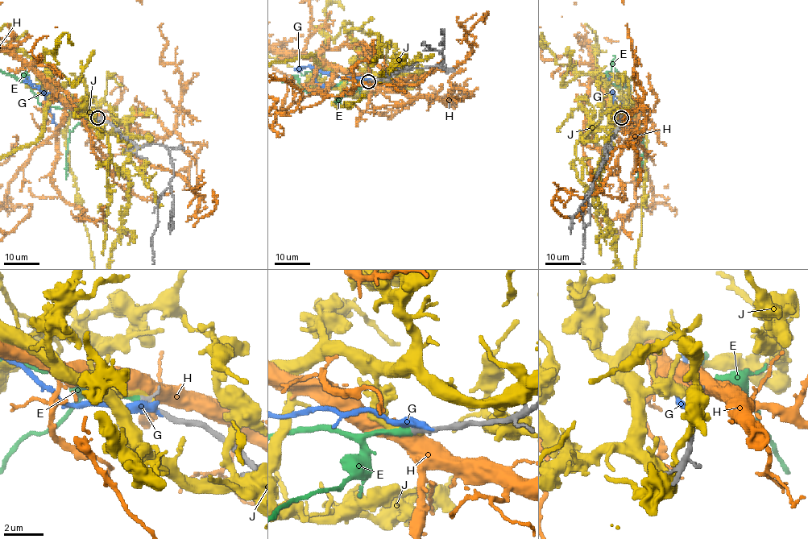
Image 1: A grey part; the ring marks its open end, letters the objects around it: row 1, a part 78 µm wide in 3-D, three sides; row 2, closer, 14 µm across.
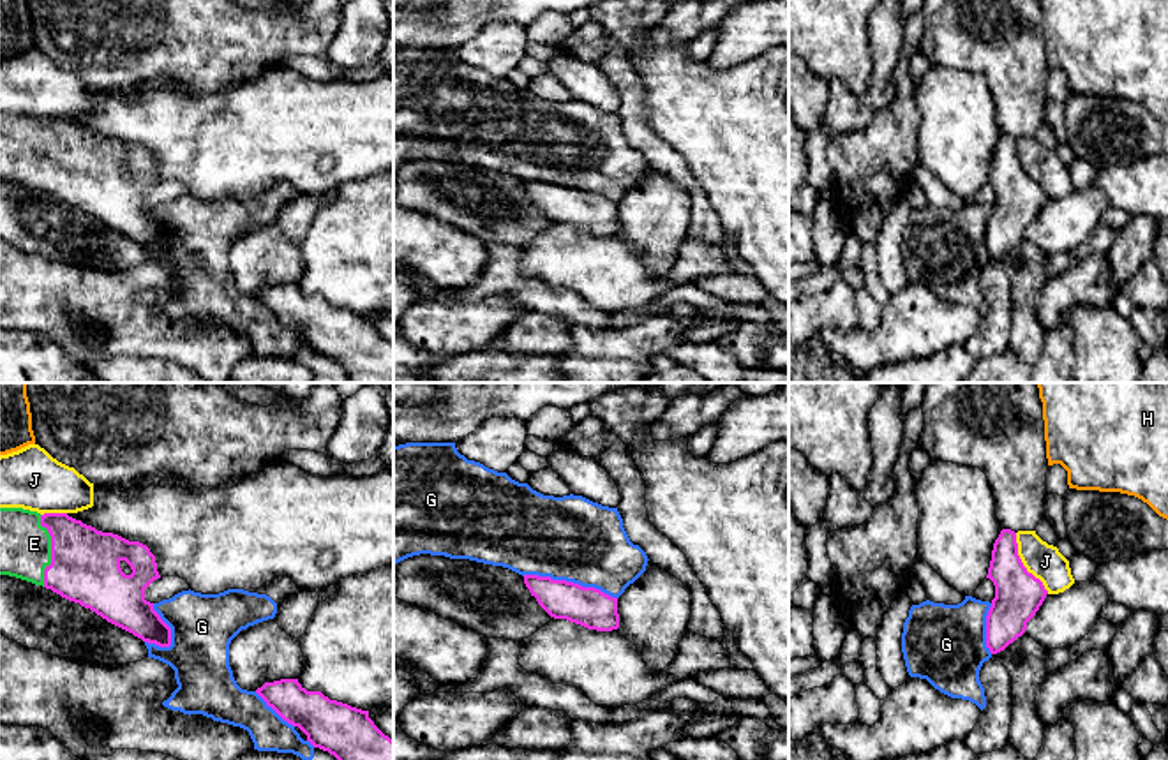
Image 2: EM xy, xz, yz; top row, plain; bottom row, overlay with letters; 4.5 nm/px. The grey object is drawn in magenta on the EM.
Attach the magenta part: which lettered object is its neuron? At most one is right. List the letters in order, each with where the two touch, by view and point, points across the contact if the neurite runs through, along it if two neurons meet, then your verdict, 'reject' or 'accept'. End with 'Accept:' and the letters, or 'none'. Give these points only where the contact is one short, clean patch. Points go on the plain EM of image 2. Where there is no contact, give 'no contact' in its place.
E: contact xy (52, 156); accept
G: contact xz (570, 187); reject
H: no contact; reject
J: contact yz (1022, 170); reject
Accept: E

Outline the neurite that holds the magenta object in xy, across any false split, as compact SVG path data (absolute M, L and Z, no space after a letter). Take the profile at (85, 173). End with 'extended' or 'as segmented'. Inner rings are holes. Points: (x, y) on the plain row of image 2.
M0 113L0 180L51 194L143 247L171 250L171 233L153 215L153 208L145 205L145 194L161 180L155 160L139 146L97 136L67 118Z; extended

